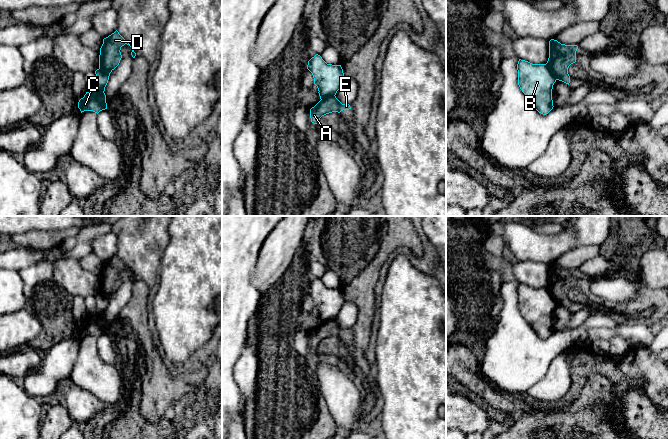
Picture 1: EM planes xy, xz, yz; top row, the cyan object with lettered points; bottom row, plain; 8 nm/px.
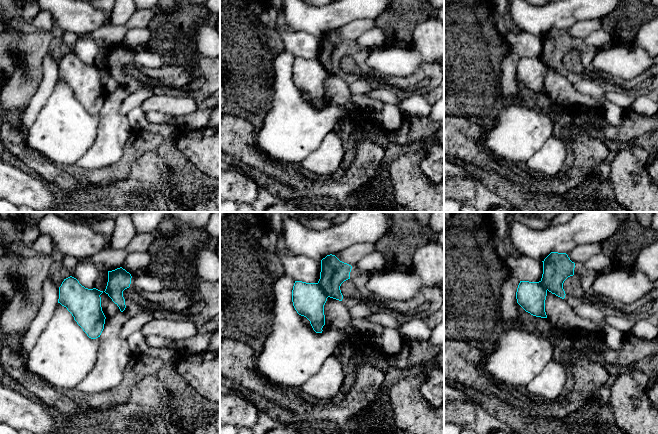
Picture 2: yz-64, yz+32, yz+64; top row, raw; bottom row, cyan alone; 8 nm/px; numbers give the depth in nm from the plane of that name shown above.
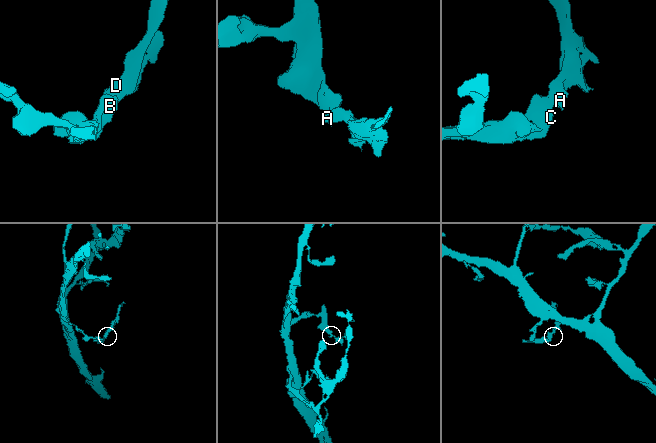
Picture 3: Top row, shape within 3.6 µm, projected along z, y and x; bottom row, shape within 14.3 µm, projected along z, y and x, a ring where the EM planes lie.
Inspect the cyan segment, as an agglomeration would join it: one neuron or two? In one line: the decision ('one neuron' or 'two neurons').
two neurons

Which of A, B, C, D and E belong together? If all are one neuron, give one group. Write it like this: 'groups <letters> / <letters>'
groups A D E / B C

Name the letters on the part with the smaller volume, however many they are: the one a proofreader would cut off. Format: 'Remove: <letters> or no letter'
Remove: A, D, E

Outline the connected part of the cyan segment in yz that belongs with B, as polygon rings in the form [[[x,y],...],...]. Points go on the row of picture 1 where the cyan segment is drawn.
[[[519,59],[518,85],[534,108],[546,115],[553,109],[552,89],[556,78],[547,64],[532,64]]]

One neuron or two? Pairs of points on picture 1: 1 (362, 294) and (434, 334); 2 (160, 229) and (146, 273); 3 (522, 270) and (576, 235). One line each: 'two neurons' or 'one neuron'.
1: two neurons
2: one neuron
3: two neurons

